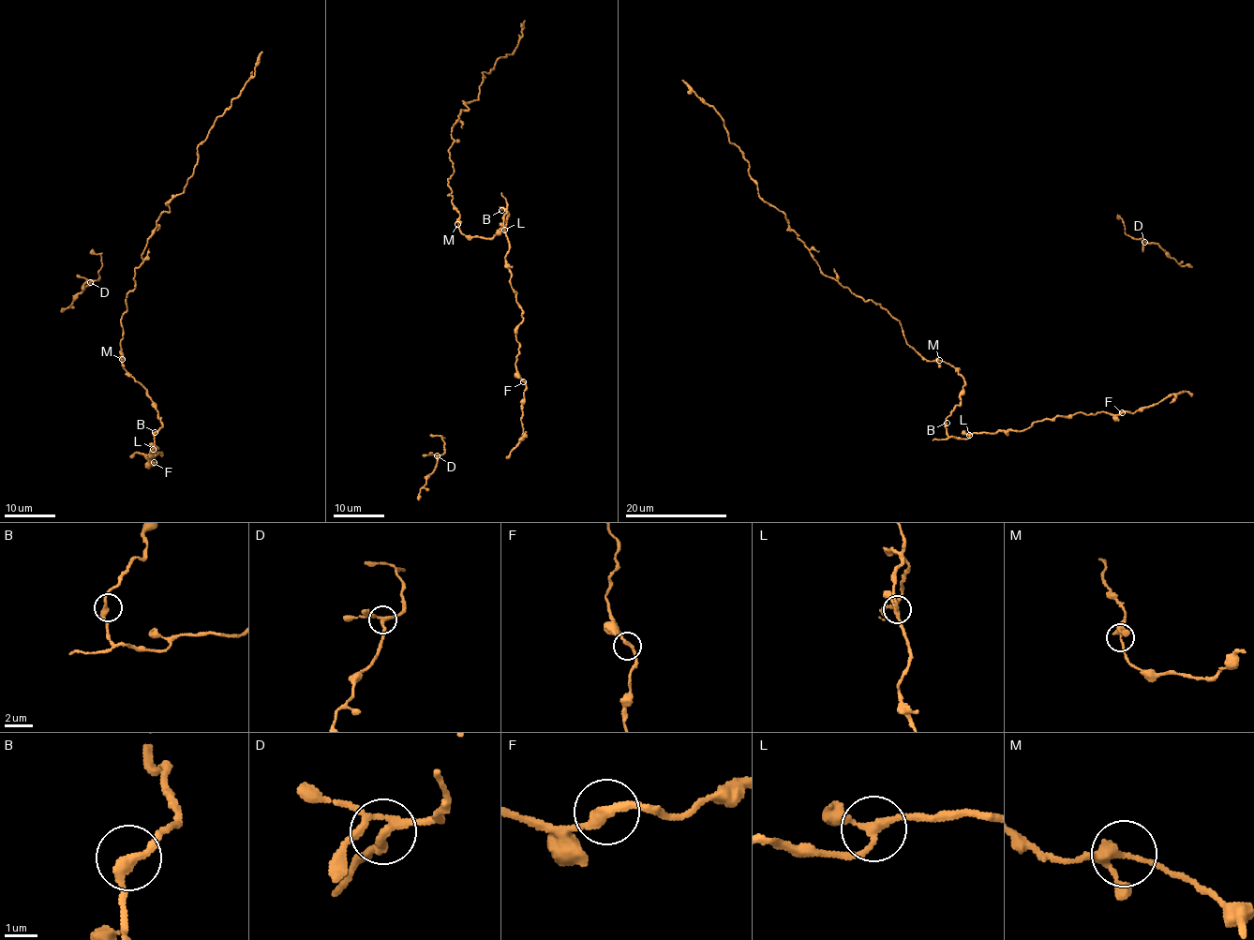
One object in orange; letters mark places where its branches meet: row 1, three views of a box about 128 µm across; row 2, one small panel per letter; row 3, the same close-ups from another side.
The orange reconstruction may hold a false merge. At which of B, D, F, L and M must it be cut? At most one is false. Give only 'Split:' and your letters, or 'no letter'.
Split: no letter

